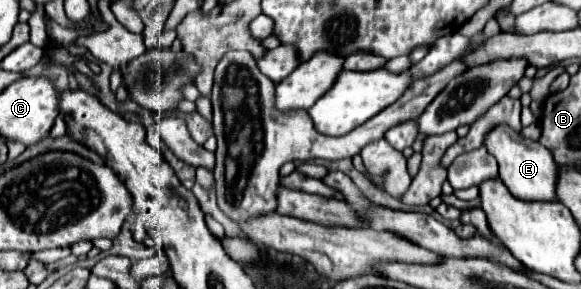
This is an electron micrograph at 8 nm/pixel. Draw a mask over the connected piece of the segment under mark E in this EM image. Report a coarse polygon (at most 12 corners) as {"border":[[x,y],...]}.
{"border":[[502,124],[484,140],[520,200],[556,200],[558,166]]}

